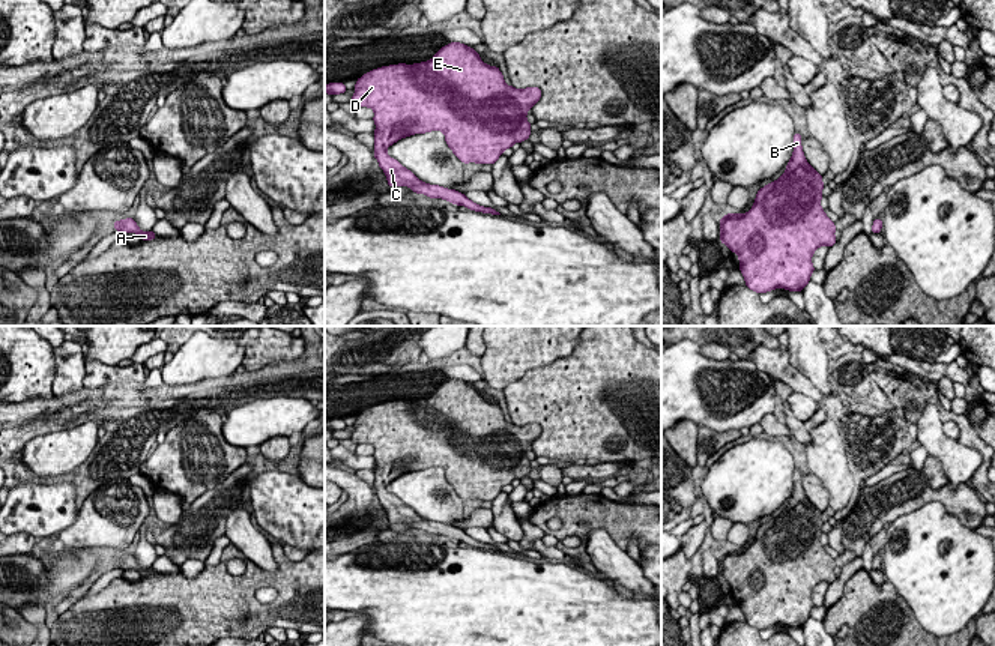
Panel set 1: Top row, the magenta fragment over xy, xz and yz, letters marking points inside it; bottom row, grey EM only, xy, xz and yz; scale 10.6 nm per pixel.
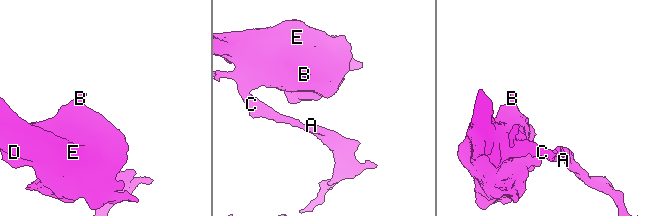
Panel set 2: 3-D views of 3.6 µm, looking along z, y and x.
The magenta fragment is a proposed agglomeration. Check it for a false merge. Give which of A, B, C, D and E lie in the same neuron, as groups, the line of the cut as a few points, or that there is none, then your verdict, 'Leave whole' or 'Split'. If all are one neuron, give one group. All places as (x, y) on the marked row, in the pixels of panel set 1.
Groups: A B C D E. No split. Leave whole

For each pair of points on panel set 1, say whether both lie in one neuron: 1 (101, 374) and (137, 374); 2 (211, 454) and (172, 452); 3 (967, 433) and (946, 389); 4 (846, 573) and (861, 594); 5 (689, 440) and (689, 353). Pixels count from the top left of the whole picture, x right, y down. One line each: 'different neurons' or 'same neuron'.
1: same neuron
2: same neuron
3: different neurons
4: different neurons
5: different neurons

